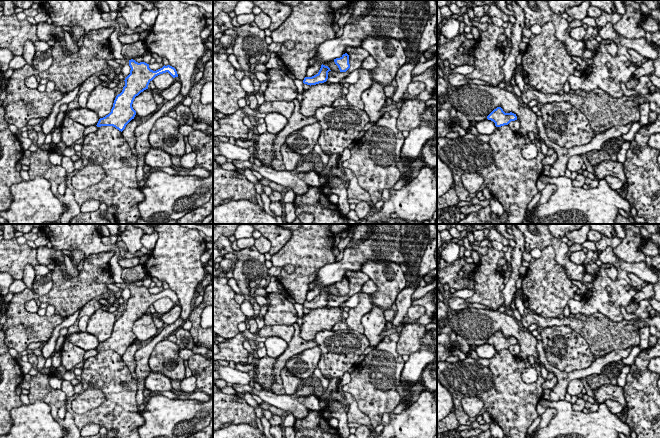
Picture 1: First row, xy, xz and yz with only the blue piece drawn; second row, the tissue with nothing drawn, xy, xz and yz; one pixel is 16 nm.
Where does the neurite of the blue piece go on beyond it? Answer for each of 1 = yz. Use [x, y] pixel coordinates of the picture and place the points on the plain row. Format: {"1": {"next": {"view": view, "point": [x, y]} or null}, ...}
{"1": {"next": null}}

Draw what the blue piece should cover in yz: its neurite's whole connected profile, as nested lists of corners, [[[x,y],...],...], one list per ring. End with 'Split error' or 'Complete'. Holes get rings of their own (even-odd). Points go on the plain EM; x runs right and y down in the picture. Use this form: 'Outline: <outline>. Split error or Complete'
Outline: [[[497,331],[487,340],[487,343],[493,345],[496,351],[501,351],[517,344],[517,340],[512,336],[505,337],[501,331]]]. Complete

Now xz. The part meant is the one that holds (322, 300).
Outline: [[[322,288],[319,296],[312,301],[305,301],[303,304],[303,307],[310,309],[310,310],[316,309],[319,307],[324,307],[328,303],[328,296],[329,295],[331,295],[330,292],[328,290],[325,290]]]. Complete

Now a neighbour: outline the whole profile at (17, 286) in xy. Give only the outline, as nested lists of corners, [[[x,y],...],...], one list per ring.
[[[14,280],[9,287],[9,292],[16,294],[22,292],[26,288],[27,286],[25,285],[23,280]]]

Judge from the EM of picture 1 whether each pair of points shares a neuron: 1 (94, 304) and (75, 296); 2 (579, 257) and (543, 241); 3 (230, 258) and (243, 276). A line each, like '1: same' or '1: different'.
1: different
2: different
3: different

